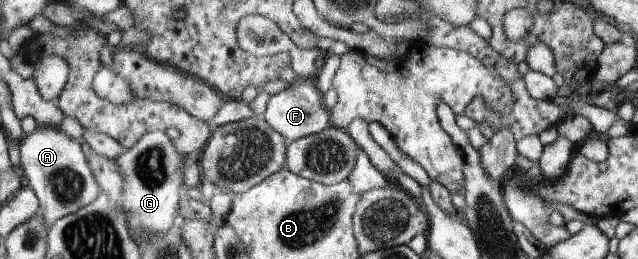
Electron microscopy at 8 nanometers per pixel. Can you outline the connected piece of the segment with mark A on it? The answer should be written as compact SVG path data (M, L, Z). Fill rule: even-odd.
M40 126L33 134L27 134L20 145L20 167L28 185L39 197L40 211L49 229L54 222L94 203L102 193L97 175L86 161L80 144L78 140L66 135L60 127Z

